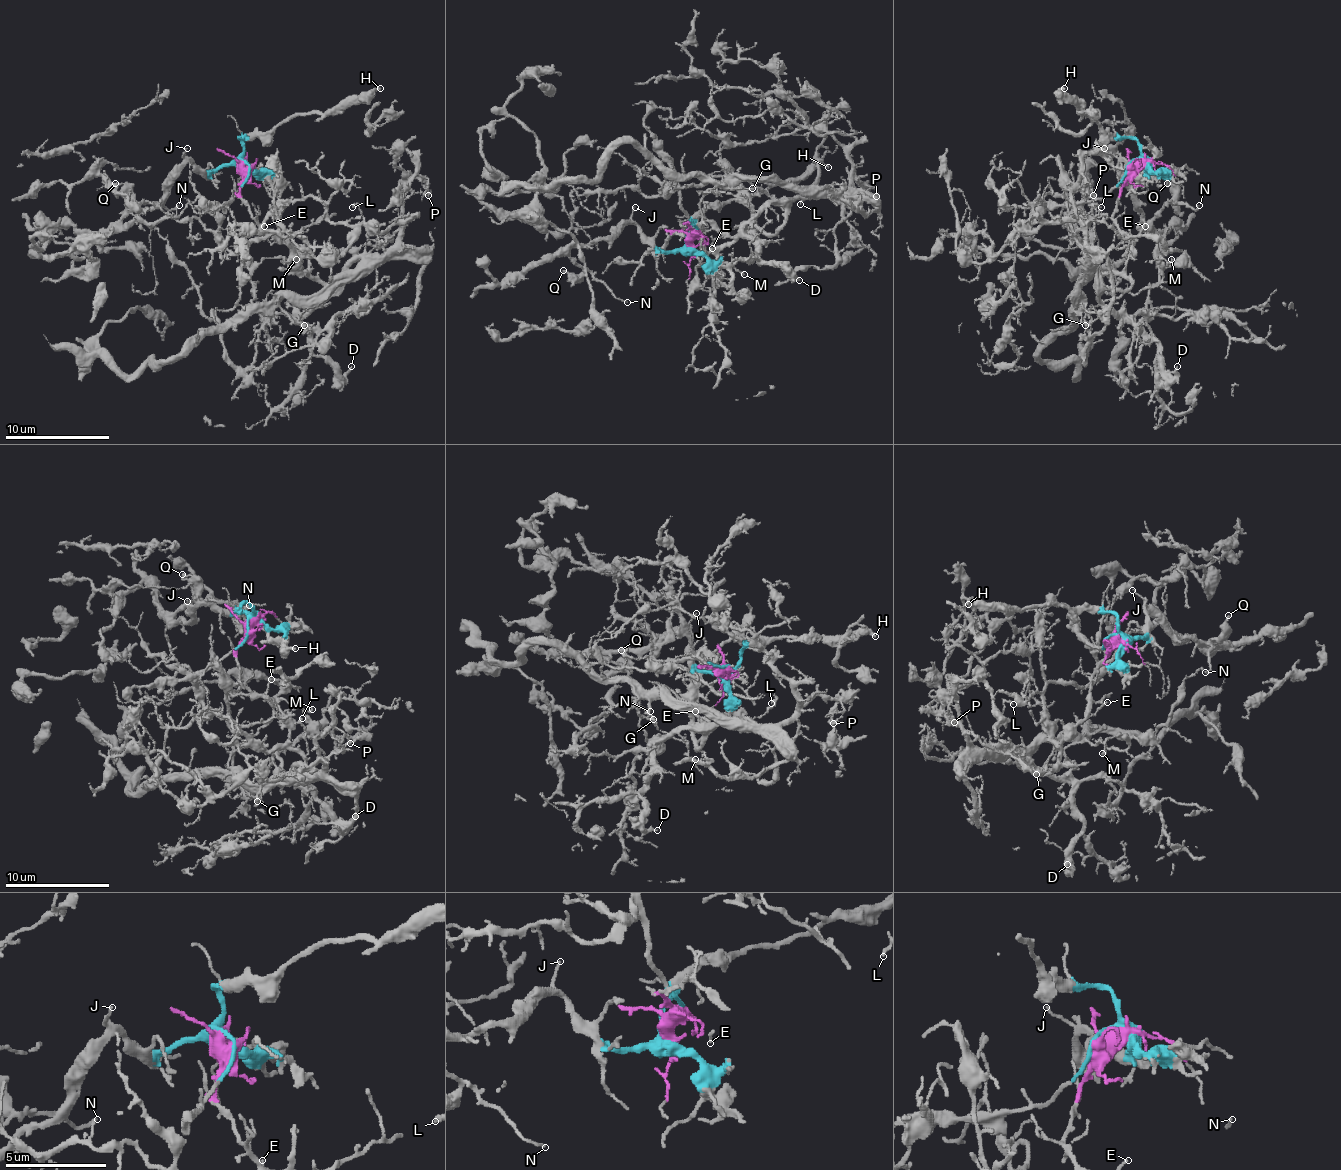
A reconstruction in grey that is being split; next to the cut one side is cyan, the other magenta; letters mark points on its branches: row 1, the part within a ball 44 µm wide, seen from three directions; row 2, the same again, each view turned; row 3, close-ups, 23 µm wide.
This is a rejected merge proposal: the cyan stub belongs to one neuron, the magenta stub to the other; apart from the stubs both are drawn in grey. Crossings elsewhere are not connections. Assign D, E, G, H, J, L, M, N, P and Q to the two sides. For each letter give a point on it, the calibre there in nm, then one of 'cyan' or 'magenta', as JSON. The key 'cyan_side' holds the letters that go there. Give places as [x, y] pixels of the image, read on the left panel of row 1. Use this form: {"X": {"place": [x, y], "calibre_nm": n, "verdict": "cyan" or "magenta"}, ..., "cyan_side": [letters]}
{"D": {"place": [351, 366], "calibre_nm": 200, "verdict": "magenta"}, "E": {"place": [264, 226], "calibre_nm": 120, "verdict": "magenta"}, "G": {"place": [304, 325], "calibre_nm": 180, "verdict": "magenta"}, "H": {"place": [380, 88], "calibre_nm": 280, "verdict": "cyan"}, "J": {"place": [187, 148], "calibre_nm": 110, "verdict": "cyan"}, "L": {"place": [352, 207], "calibre_nm": 100, "verdict": "magenta"}, "M": {"place": [296, 259], "calibre_nm": 150, "verdict": "magenta"}, "N": {"place": [179, 205], "calibre_nm": 120, "verdict": "cyan"}, "P": {"place": [428, 195], "calibre_nm": 150, "verdict": "magenta"}, "Q": {"place": [115, 183], "calibre_nm": 170, "verdict": "cyan"}, "cyan_side": ["H", "J", "N", "Q"]}

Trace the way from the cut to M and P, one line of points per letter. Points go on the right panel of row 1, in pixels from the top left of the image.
M: (1141, 162), (1112, 217), (1133, 240), (1130, 284), (1107, 287), (1091, 261), (1078, 303), (1154, 287), (1172, 258)
P: (1141, 162), (1112, 217), (1133, 240), (1125, 290), (1107, 287), (1081, 230), (1073, 188), (1083, 175), (1094, 196)

